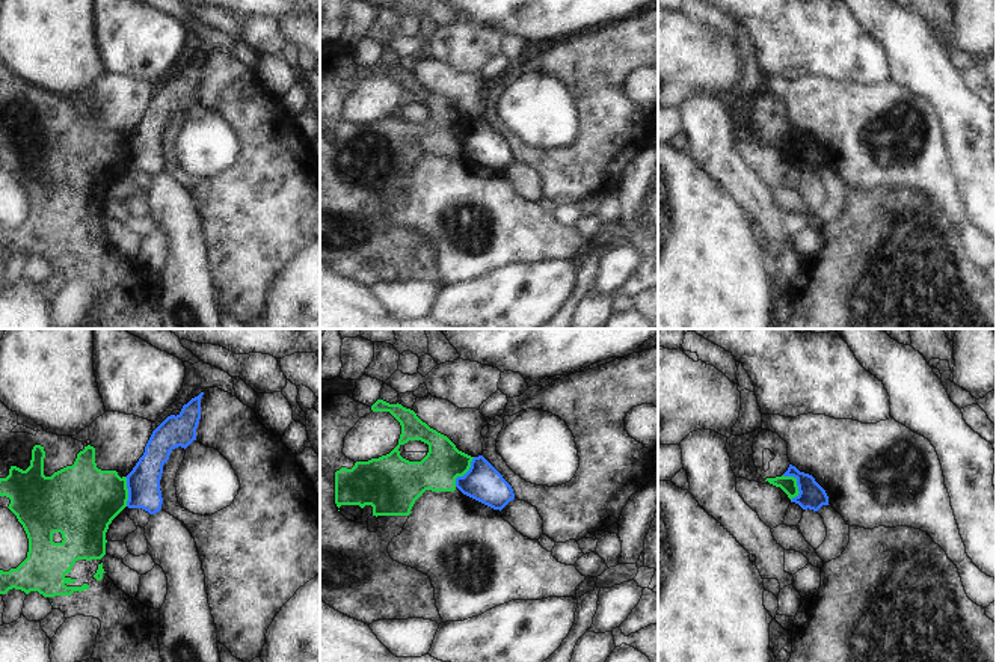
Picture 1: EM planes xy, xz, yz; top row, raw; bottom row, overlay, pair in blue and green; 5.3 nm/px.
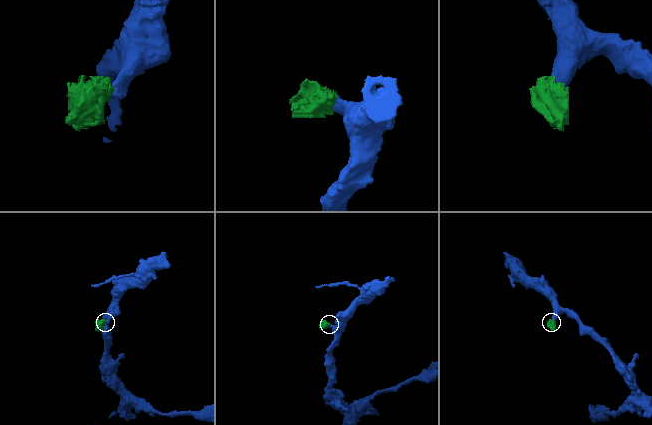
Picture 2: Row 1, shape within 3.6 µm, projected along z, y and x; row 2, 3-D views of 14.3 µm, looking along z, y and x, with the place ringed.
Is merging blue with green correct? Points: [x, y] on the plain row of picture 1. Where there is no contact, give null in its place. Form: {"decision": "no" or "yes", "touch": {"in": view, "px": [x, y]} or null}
{"decision": "no", "touch": {"in": "yz", "px": [797, 147]}}

